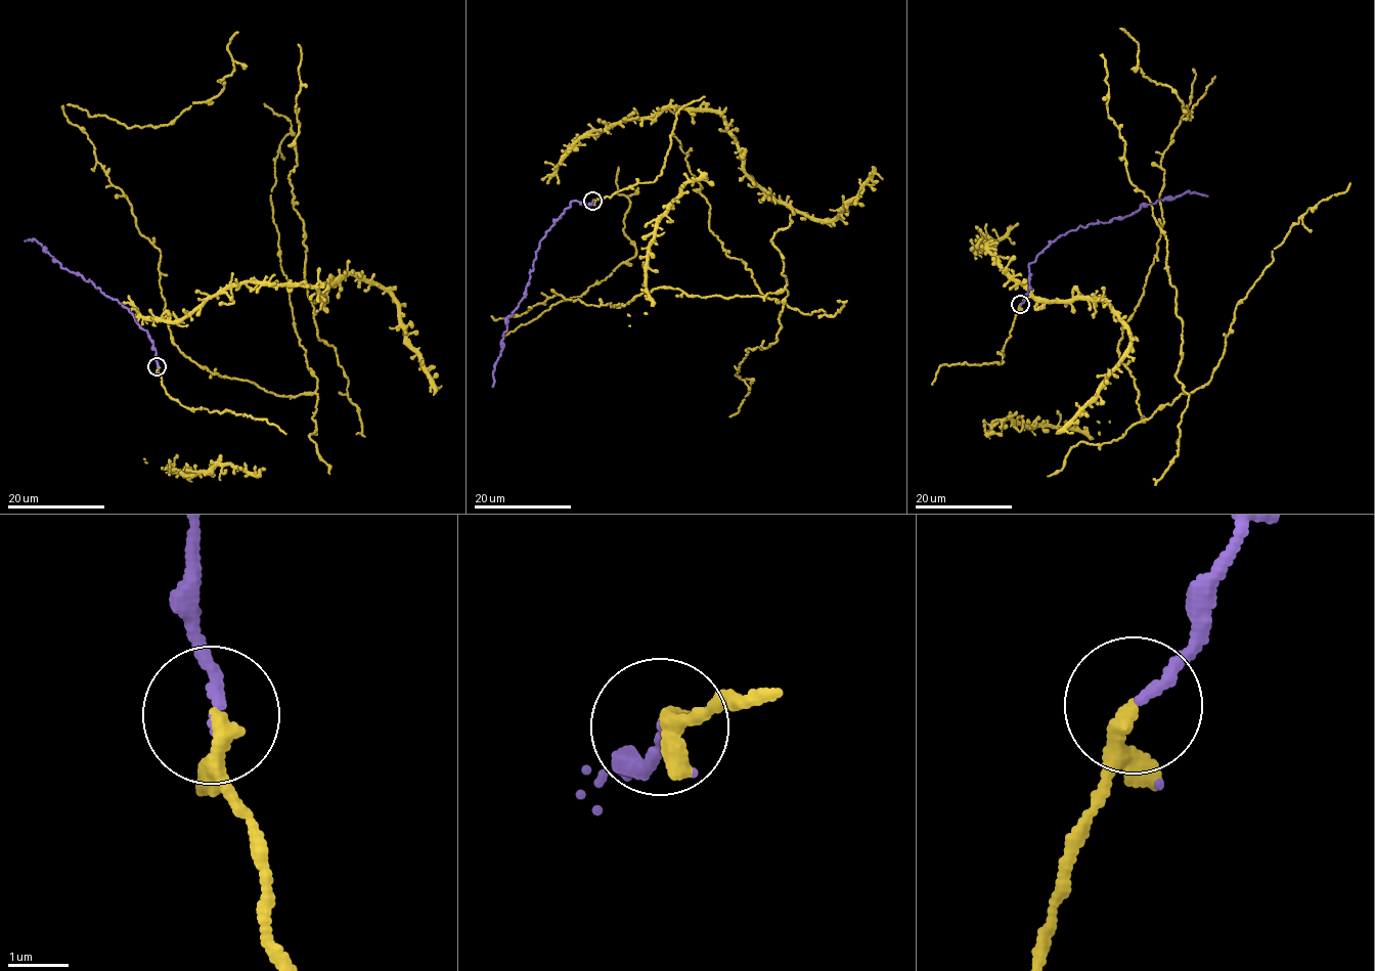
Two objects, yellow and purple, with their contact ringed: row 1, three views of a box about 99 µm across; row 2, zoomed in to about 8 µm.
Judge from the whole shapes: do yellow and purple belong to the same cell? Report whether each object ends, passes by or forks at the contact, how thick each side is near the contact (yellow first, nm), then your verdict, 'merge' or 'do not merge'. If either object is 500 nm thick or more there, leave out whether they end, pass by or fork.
yellow passes by; purple passes by; 200 nm thick on the yellow side, 120 nm on the other; merge

